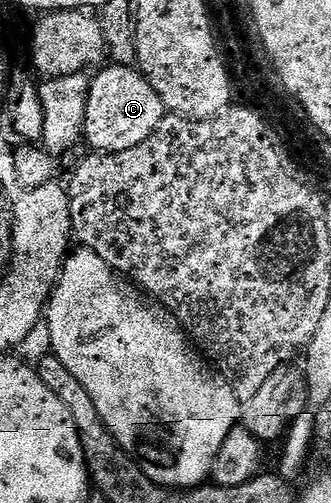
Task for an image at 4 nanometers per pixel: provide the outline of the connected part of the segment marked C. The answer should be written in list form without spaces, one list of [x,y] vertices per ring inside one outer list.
[[[135,67],[104,68],[93,78],[84,100],[84,136],[97,153],[121,152],[150,138],[165,116],[164,104]]]

